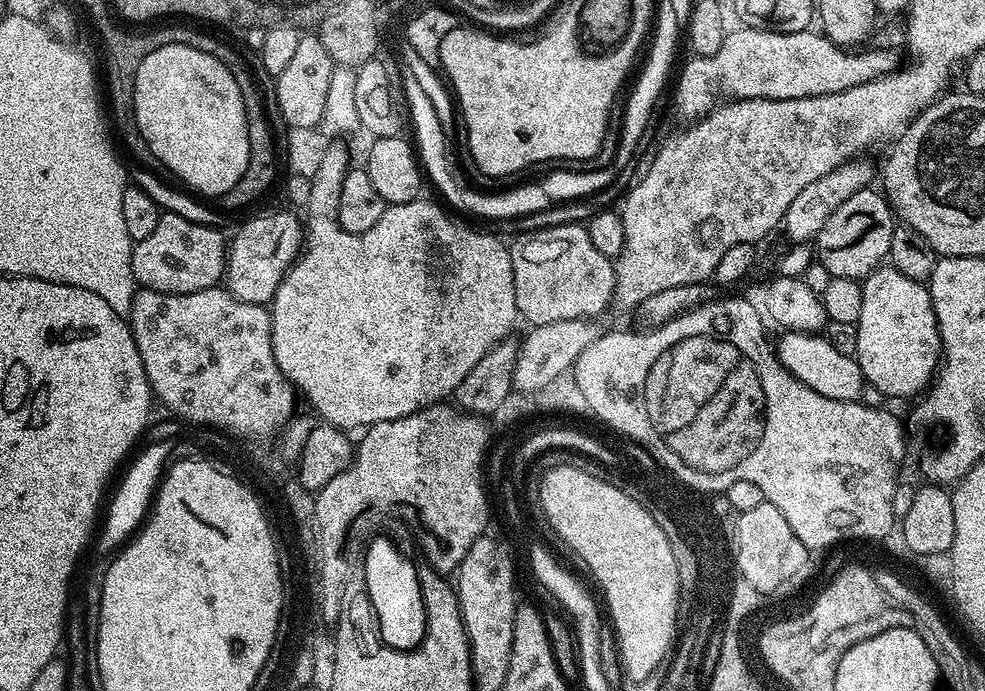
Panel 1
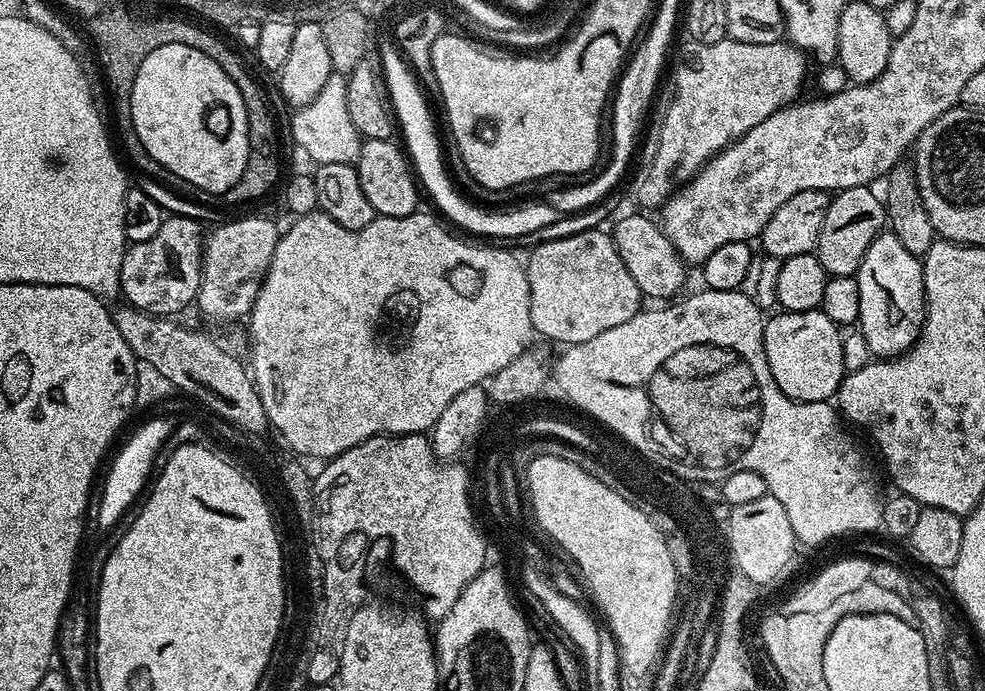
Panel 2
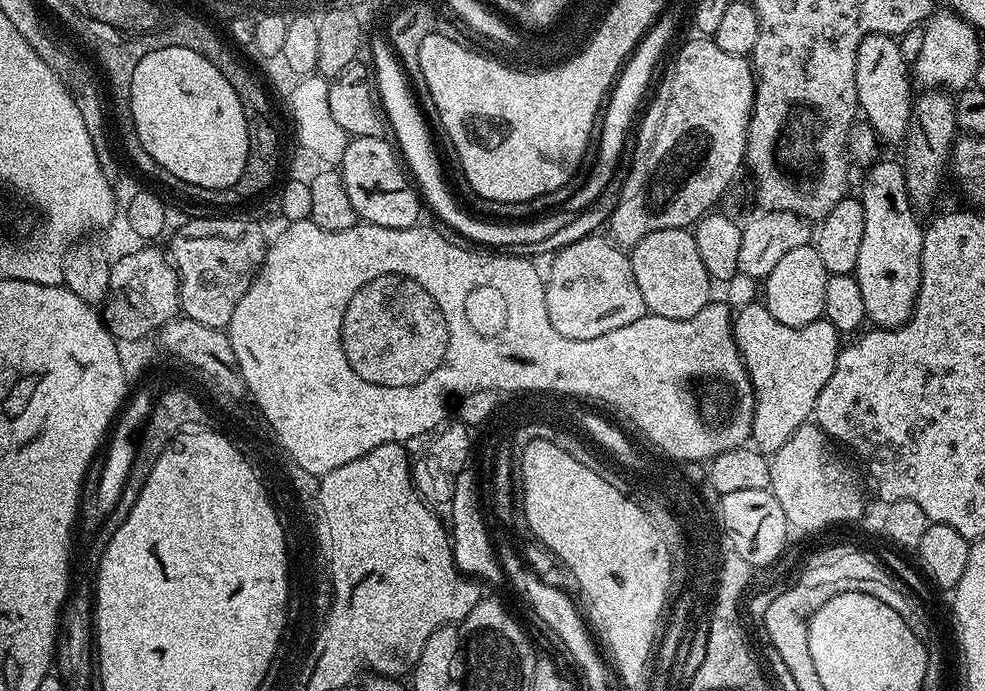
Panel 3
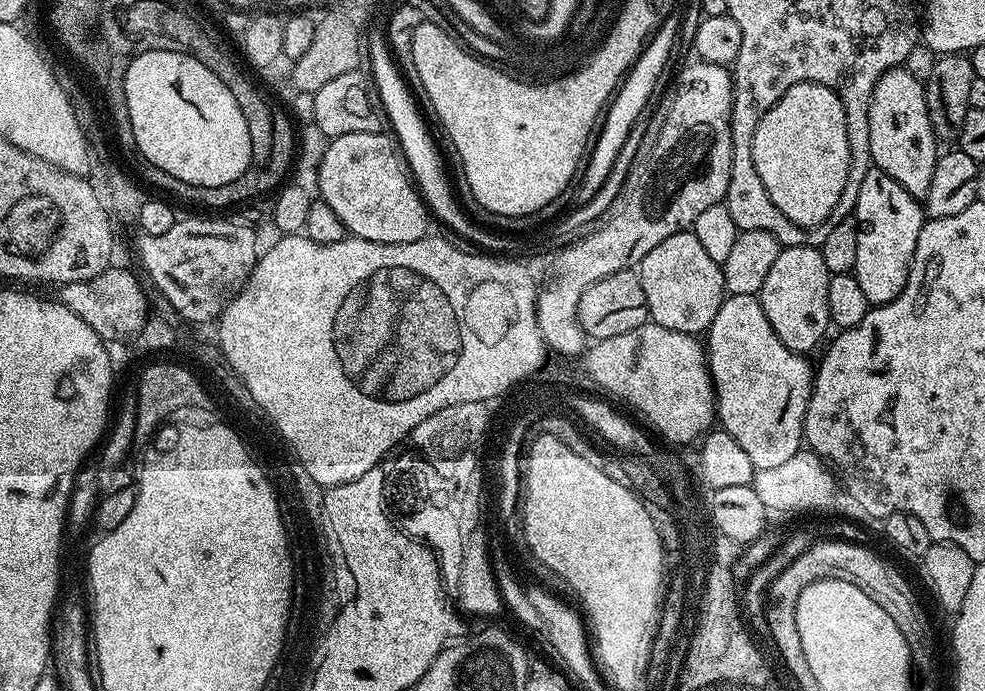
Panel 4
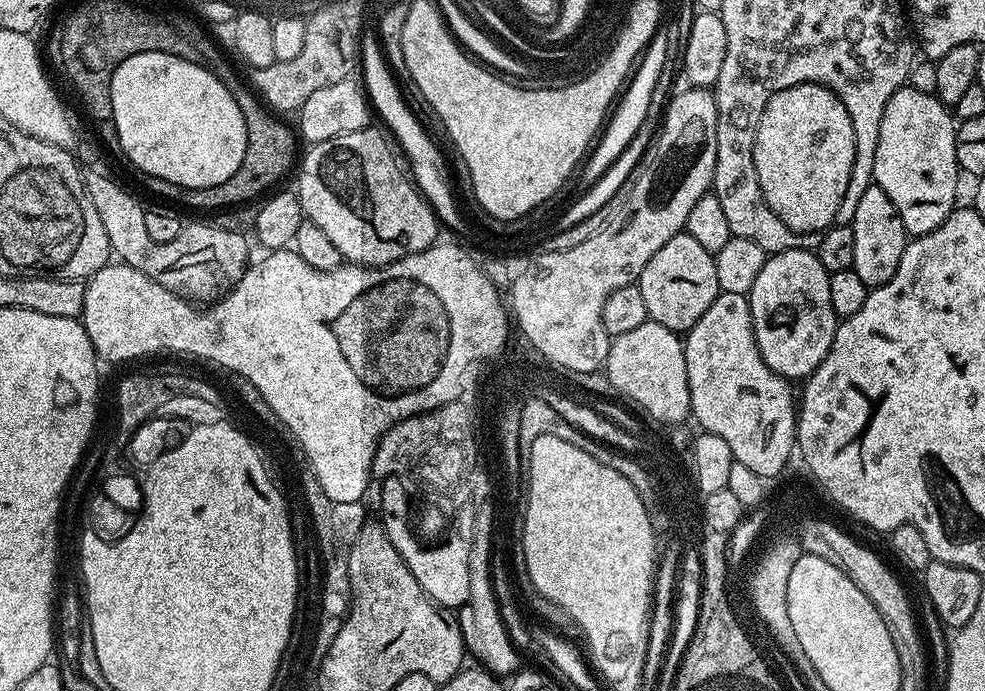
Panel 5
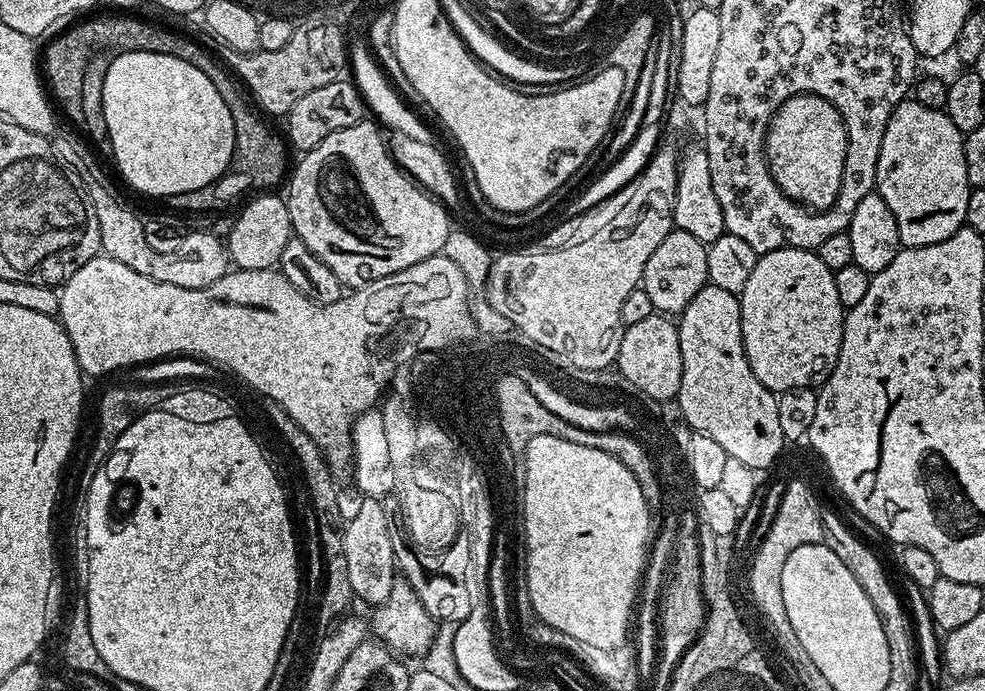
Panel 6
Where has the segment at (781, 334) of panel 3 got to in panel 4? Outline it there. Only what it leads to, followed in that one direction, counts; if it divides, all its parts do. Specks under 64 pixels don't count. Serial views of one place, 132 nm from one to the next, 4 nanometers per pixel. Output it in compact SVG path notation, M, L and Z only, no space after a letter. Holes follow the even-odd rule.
M750 294L725 295L722 306L718 310L718 314L714 314L714 322L708 327L706 333L706 355L708 357L708 373L712 376L712 385L716 391L716 415L719 427L728 432L730 438L734 438L734 442L738 442L738 446L742 446L742 450L746 450L747 456L750 457L750 462L757 470L777 468L782 466L782 462L790 462L790 458L794 458L794 454L801 451L804 444L804 419L806 418L808 403L812 397L812 381L814 379L813 365L808 365L809 357L782 346L778 334L774 334L766 314L762 310L759 299Z

